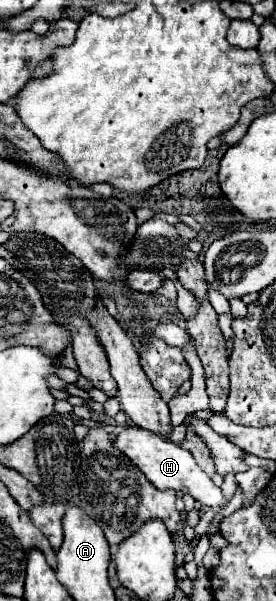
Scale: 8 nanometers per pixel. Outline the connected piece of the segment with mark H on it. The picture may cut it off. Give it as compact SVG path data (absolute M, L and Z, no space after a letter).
M126 428L122 430L114 440L114 446L124 452L140 470L142 474L150 480L150 484L154 484L158 490L176 490L176 492L188 492L194 500L202 502L204 506L218 506L224 502L224 496L222 496L222 490L218 486L214 486L212 478L202 472L198 468L198 464L194 462L192 454L184 448L180 448L178 444L174 442L168 442L164 440L162 436L158 434L152 434L152 432L146 432L146 430L140 430L140 428Z

